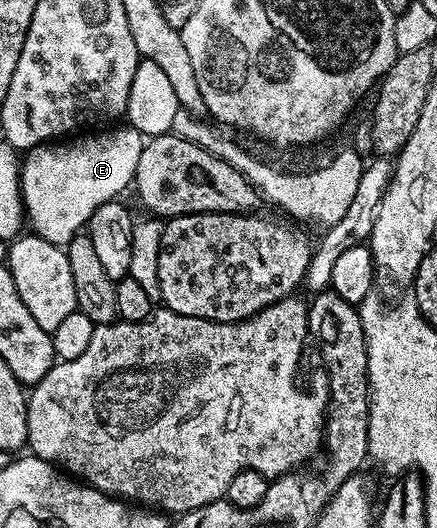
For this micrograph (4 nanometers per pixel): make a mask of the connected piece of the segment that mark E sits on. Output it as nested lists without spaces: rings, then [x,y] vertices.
[[[108,126],[103,130],[92,130],[87,134],[76,134],[27,149],[25,156],[28,157],[23,157],[20,165],[20,196],[24,200],[27,223],[32,223],[31,231],[35,235],[46,238],[46,242],[66,246],[87,225],[88,219],[94,210],[98,210],[98,206],[102,206],[102,202],[123,197],[127,188],[129,191],[136,178],[138,158],[142,158],[146,137],[134,127],[116,127],[120,126]]]

